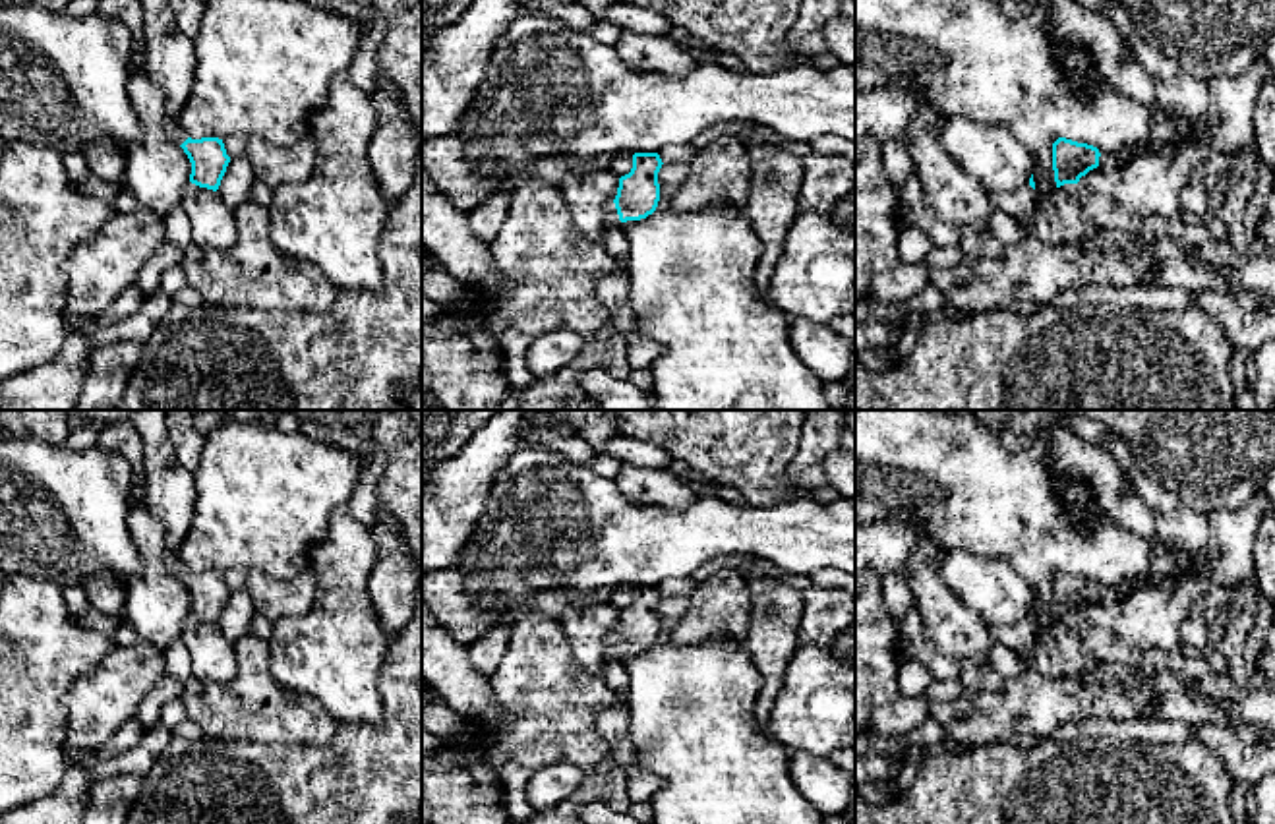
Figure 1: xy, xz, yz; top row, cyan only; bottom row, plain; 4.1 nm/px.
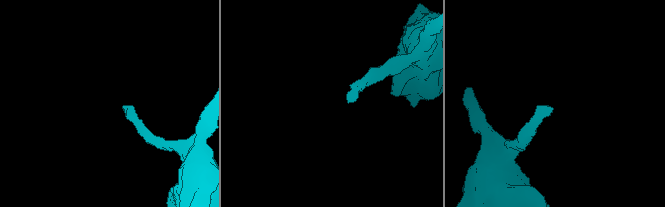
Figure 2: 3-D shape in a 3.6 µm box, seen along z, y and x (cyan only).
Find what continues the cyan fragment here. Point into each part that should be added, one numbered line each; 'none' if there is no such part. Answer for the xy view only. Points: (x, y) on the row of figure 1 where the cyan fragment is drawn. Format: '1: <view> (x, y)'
1: xy (171, 57)

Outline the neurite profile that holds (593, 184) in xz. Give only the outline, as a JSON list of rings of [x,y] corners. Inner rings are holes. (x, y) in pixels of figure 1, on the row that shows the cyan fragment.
[[[586,161],[561,188],[565,203],[577,230],[600,242],[609,228],[604,219],[604,207],[613,201],[619,188],[619,176],[604,162]]]

